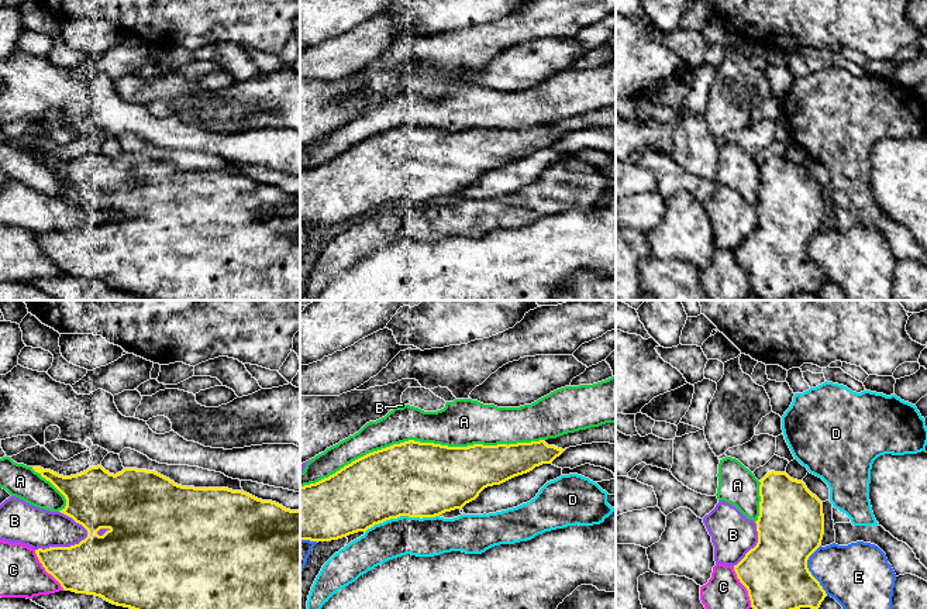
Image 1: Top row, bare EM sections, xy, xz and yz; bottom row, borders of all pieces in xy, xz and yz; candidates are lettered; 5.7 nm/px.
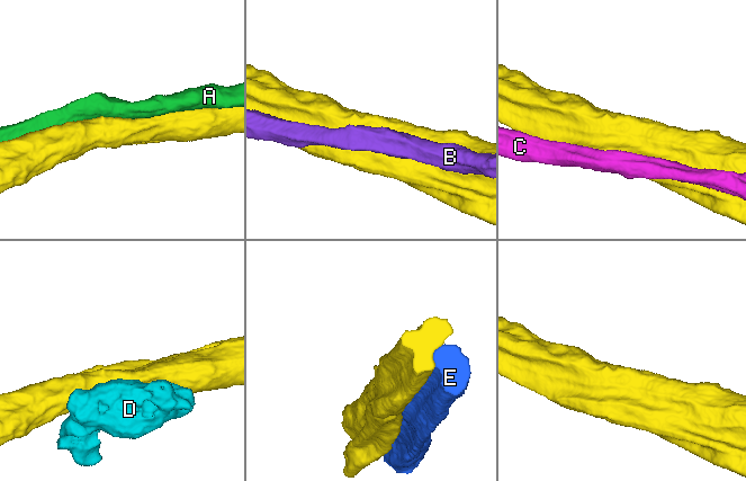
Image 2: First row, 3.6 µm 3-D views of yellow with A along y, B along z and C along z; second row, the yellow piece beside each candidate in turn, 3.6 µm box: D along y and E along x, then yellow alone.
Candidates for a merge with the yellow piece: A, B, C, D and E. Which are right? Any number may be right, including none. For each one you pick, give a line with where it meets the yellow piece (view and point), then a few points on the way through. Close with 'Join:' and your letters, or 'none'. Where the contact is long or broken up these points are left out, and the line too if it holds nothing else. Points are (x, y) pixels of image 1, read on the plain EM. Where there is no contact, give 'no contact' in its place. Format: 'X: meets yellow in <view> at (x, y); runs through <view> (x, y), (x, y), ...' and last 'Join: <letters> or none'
Join: none

